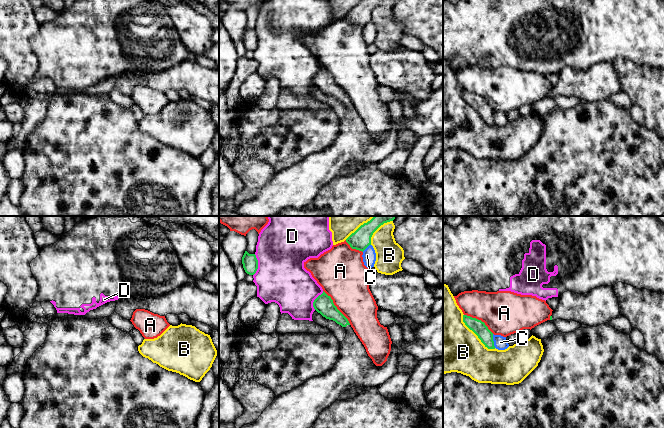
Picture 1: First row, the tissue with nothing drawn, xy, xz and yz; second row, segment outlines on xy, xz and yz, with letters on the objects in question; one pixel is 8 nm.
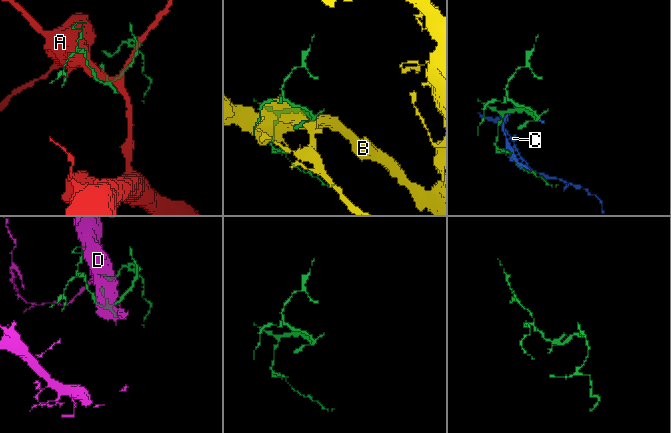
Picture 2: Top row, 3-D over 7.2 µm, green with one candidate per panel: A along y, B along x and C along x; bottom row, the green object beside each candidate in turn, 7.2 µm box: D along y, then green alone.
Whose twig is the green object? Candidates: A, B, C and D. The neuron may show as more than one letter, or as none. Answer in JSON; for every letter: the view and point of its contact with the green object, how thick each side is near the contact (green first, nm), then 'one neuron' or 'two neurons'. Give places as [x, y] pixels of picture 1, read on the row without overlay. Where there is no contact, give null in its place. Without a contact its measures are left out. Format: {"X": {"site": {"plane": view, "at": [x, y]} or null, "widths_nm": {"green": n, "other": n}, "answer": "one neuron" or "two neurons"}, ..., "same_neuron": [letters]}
{"A": {"site": {"plane": "xz", "at": [336, 83]}, "widths_nm": {"green": 160, "other": 380}, "answer": "two neurons"}, "B": {"site": {"plane": "yz", "at": [475, 109]}, "widths_nm": {"green": 110, "other": 440}, "answer": "two neurons"}, "C": {"site": {"plane": "yz", "at": [493, 117]}, "widths_nm": {"green": 110, "other": 110}, "answer": "two neurons"}, "D": {"site": {"plane": "xz", "at": [257, 41]}, "widths_nm": {"green": 130, "other": 420}, "answer": "two neurons"}, "same_neuron": []}

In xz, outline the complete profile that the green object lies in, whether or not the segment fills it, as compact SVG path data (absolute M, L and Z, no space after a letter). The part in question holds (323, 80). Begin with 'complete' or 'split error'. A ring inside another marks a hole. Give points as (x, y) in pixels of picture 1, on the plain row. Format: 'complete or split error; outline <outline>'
split error; outline M323 67L314 76L313 83L326 95L333 96L345 104L347 110L345 115L340 118L339 134L334 143L325 150L312 153L299 163L276 172L254 199L236 205L234 210L240 215L278 216L285 208L305 208L312 203L320 189L325 184L330 183L348 165L352 163L378 163L398 149L398 123L395 120L391 120L387 137L382 142L376 142L368 132L364 121L354 108L348 95L337 85L330 72Z

